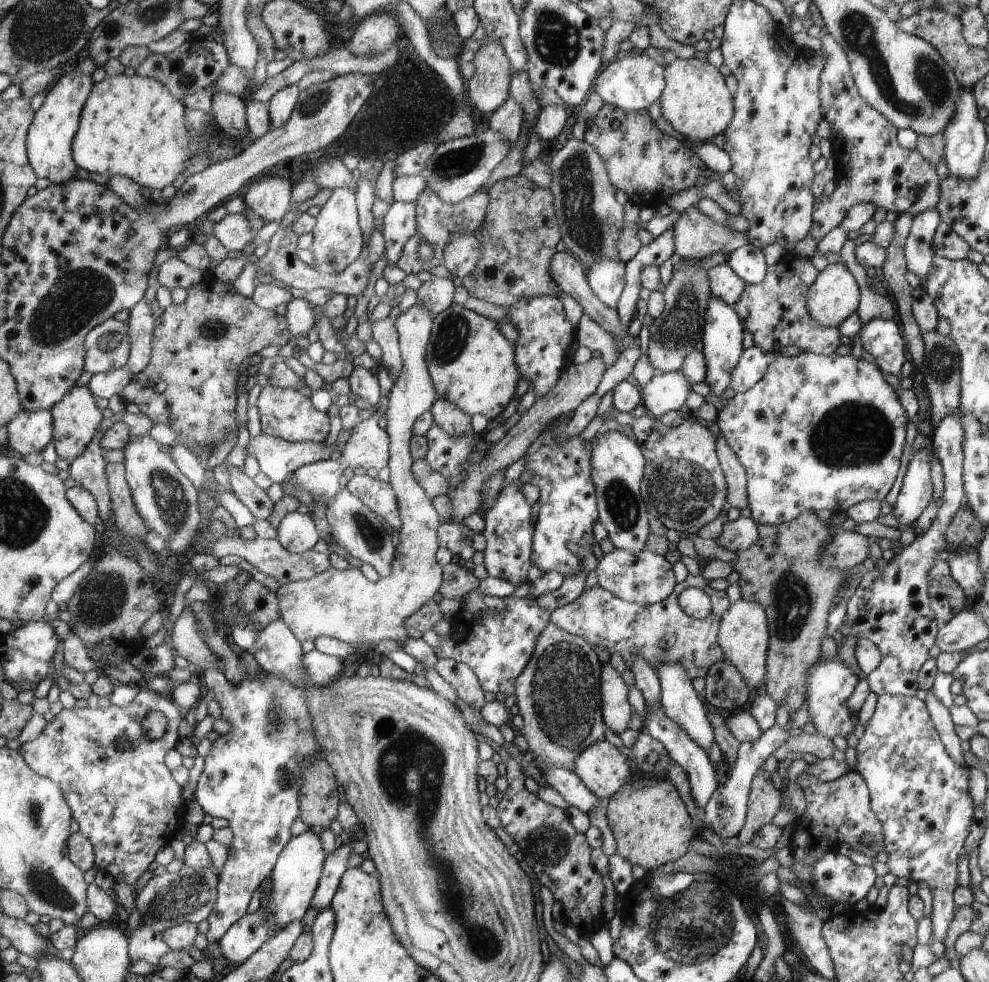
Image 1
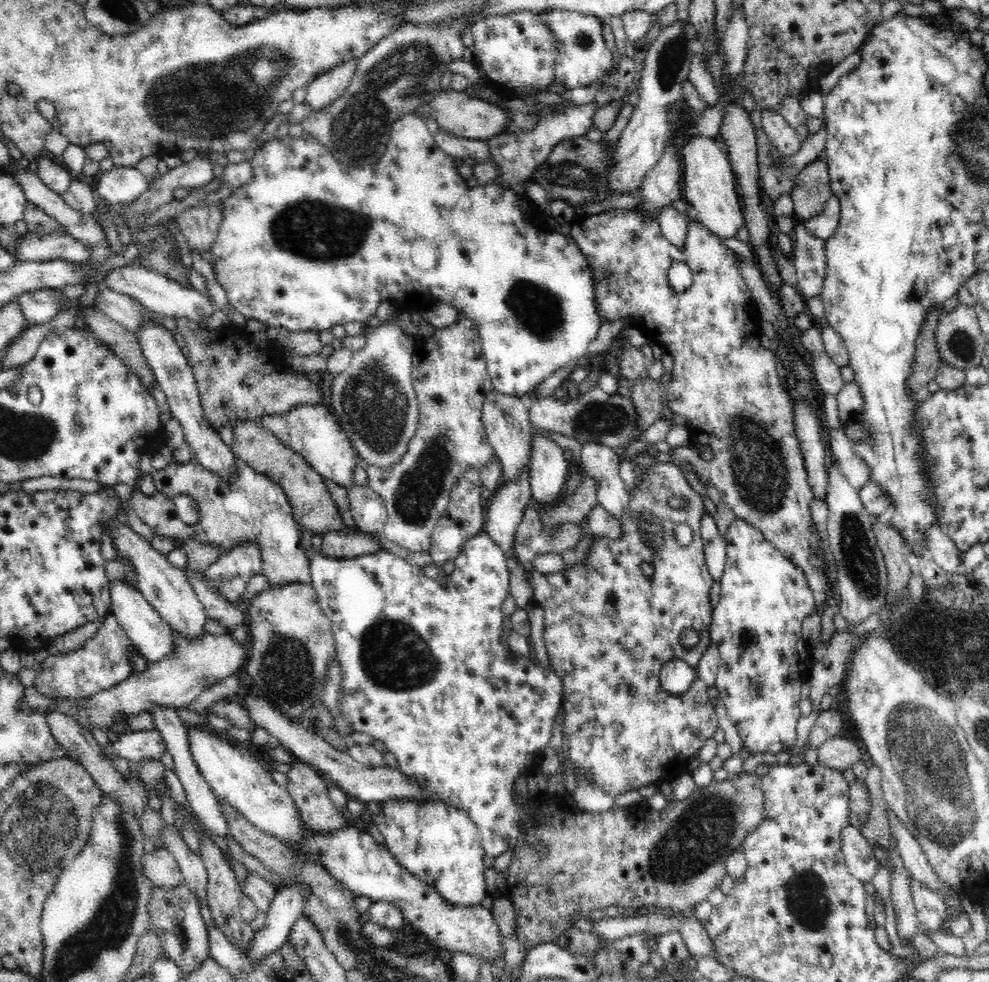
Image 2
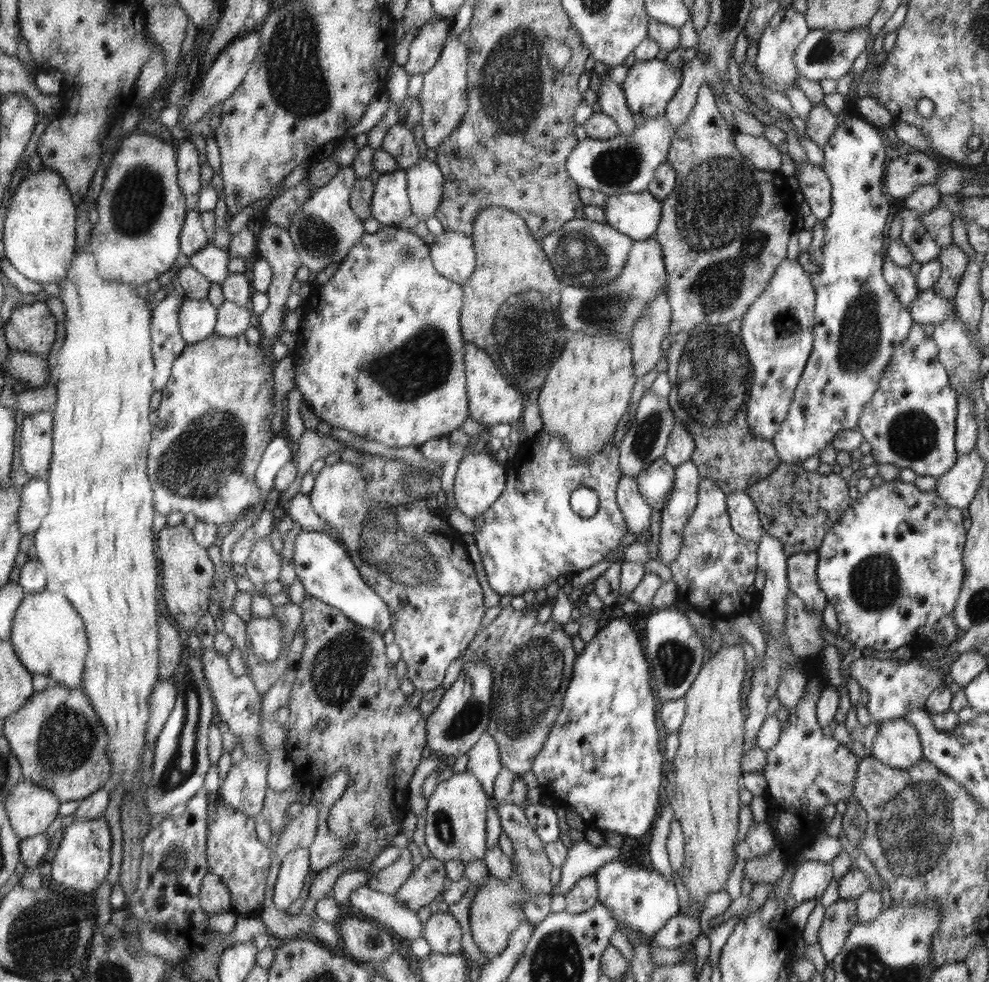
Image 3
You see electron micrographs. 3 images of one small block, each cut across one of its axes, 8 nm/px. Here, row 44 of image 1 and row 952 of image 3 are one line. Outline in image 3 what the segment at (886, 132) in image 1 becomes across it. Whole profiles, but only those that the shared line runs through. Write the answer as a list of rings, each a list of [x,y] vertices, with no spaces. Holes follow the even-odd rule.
[[[836,899],[826,907],[825,917],[819,929],[818,944],[826,961],[834,961],[845,946],[852,928],[860,922],[857,915],[857,902],[854,899]]]

